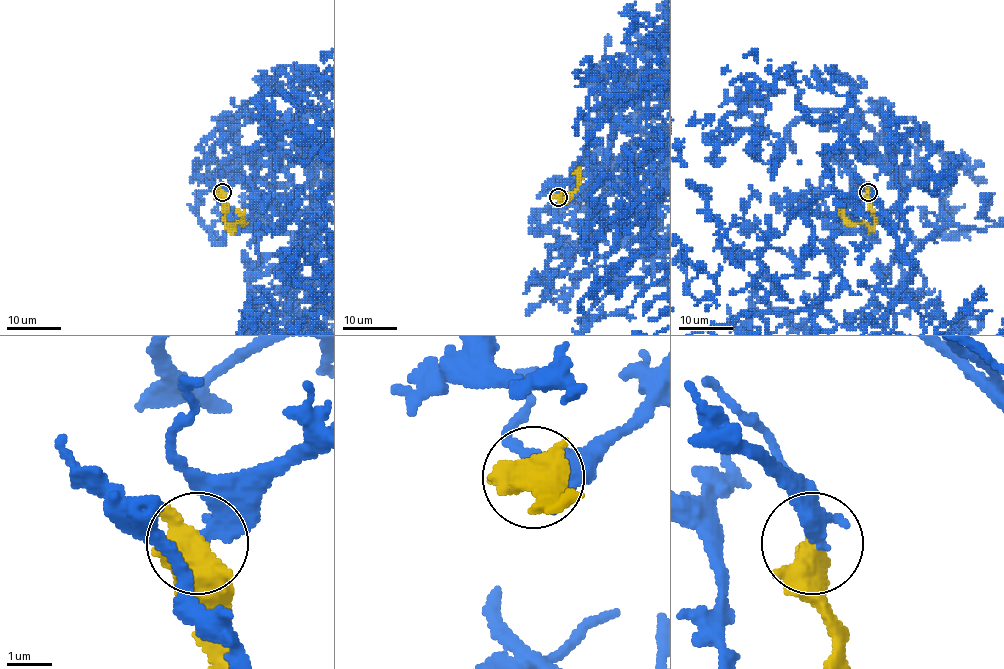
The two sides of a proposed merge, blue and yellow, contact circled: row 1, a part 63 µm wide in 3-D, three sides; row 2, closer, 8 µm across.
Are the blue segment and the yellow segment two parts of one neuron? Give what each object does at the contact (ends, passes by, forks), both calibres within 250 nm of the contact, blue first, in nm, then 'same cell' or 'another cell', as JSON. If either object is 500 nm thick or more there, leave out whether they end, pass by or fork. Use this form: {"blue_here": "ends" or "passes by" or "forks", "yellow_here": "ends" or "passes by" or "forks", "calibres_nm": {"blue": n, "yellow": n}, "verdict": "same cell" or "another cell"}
{"calibres_nm": {"blue": 360, "yellow": 550}, "verdict": "another cell"}

